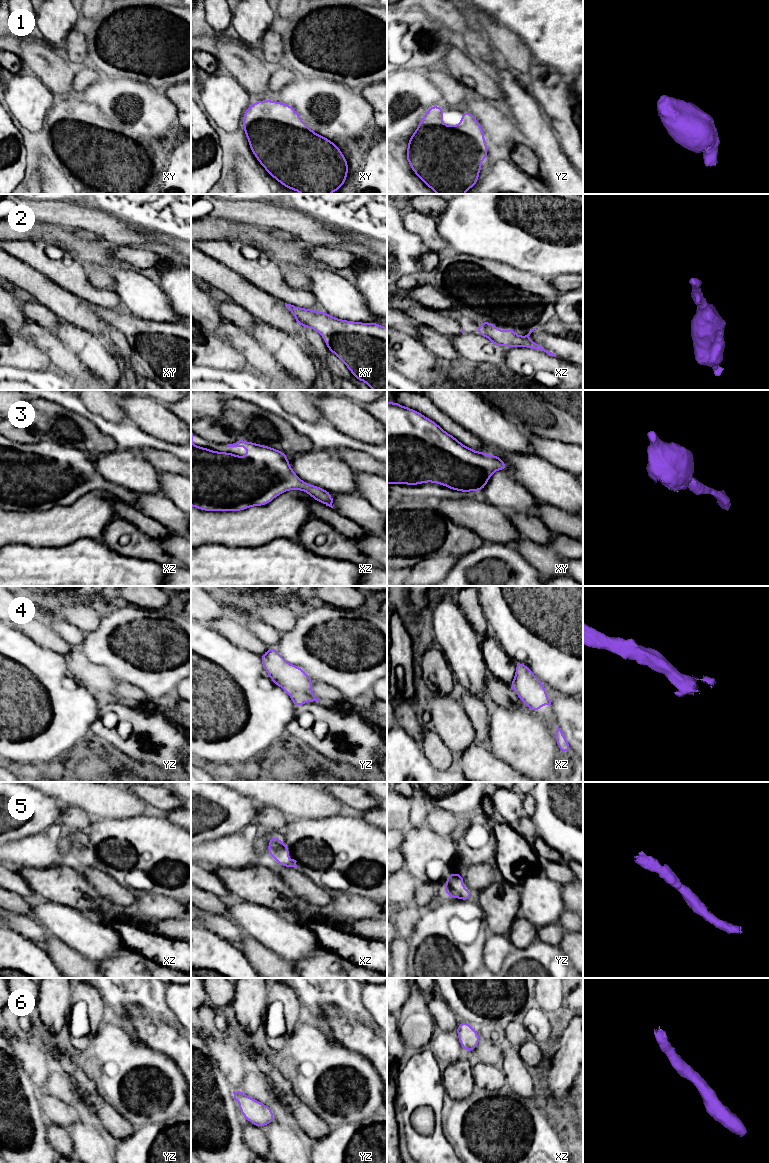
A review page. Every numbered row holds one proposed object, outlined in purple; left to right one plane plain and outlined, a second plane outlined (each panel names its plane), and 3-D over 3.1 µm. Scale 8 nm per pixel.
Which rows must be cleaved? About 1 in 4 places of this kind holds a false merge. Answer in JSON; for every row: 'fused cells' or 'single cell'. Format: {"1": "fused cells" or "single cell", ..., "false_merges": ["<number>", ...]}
{"1": "single cell", "2": "single cell", "3": "single cell", "4": "single cell", "5": "single cell", "6": "single cell", "false_merges": []}

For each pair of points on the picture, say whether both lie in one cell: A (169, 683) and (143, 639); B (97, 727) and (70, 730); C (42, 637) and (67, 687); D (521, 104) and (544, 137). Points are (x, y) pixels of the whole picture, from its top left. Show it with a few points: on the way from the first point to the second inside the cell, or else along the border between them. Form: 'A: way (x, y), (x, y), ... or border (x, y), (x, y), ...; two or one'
A: way (158, 672), (156, 659), (147, 650); one
B: border (100, 711), (95, 721), (89, 727); two
C: border (37, 643), (63, 656); two
D: way (526, 112), (529, 121), (536, 129); one

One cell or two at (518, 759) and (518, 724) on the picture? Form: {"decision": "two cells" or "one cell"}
{"decision": "one cell"}

